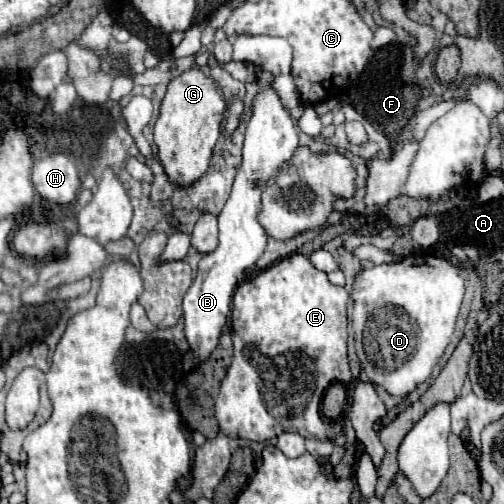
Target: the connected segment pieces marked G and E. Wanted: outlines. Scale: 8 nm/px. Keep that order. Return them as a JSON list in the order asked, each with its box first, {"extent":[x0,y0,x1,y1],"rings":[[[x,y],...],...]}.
[{"extent":[155,67,225,189],"rings":[[[191,67],[167,85],[165,99],[161,103],[161,115],[155,123],[155,145],[157,159],[171,183],[185,189],[191,187],[209,167],[211,151],[219,139],[221,113],[225,99],[217,89],[211,75],[205,75],[199,67]]]},{"extent":[215,253,351,447],"rings":[[[293,253],[285,259],[281,259],[279,263],[263,269],[257,277],[241,283],[237,287],[237,291],[233,295],[233,311],[231,311],[231,333],[233,333],[233,345],[235,345],[233,363],[227,371],[227,377],[221,381],[221,389],[219,389],[219,395],[215,401],[215,419],[227,437],[231,437],[231,439],[239,437],[239,439],[249,439],[249,441],[267,441],[271,437],[277,437],[281,431],[295,431],[303,437],[313,437],[317,441],[331,441],[339,447],[345,445],[345,421],[343,419],[325,421],[321,417],[321,397],[331,383],[343,383],[343,385],[351,383],[351,369],[349,369],[349,357],[347,357],[347,299],[349,299],[349,293],[345,291],[345,287],[331,285],[327,279],[327,273],[315,269],[313,263],[309,261],[309,257],[299,255],[299,253]]]}]

